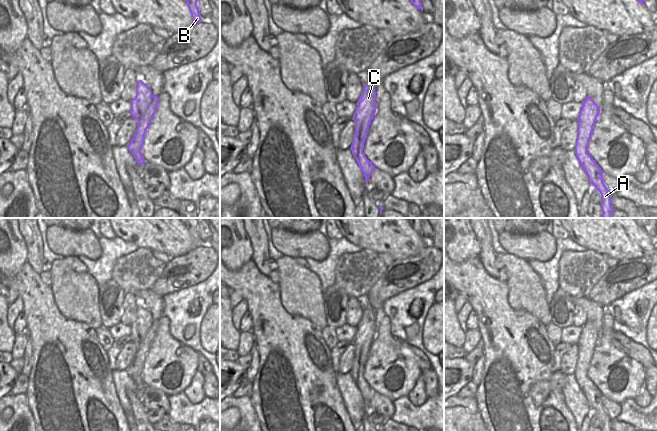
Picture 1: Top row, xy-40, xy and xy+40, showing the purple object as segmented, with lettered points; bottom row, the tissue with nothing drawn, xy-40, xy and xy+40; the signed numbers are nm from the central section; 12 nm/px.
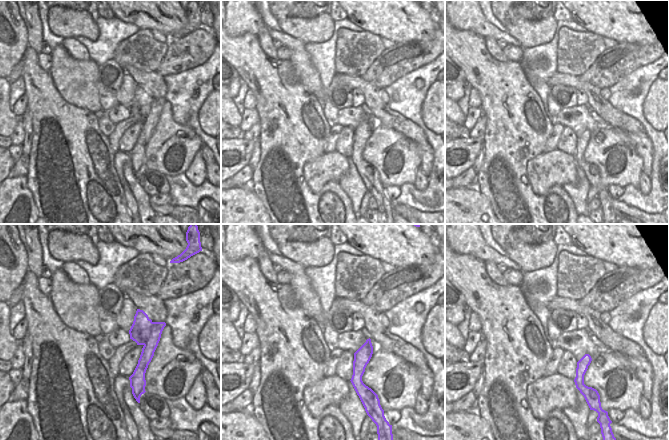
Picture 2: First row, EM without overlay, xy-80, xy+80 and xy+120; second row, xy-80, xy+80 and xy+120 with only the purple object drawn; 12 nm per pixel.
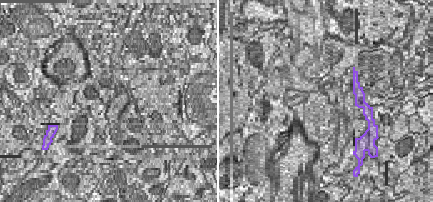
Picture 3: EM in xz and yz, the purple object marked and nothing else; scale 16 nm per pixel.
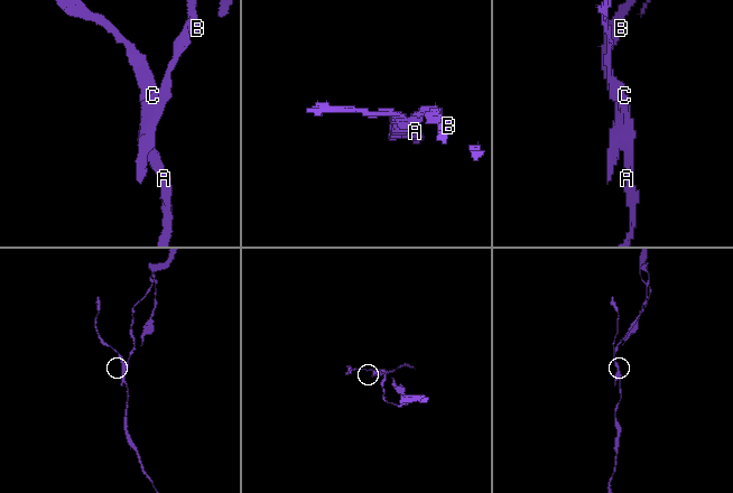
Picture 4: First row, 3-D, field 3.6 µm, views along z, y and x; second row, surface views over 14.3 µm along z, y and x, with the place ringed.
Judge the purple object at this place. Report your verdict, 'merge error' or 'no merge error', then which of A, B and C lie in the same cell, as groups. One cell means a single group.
merge error | A C / B

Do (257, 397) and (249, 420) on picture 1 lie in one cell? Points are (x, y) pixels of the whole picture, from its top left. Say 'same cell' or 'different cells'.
different cells

